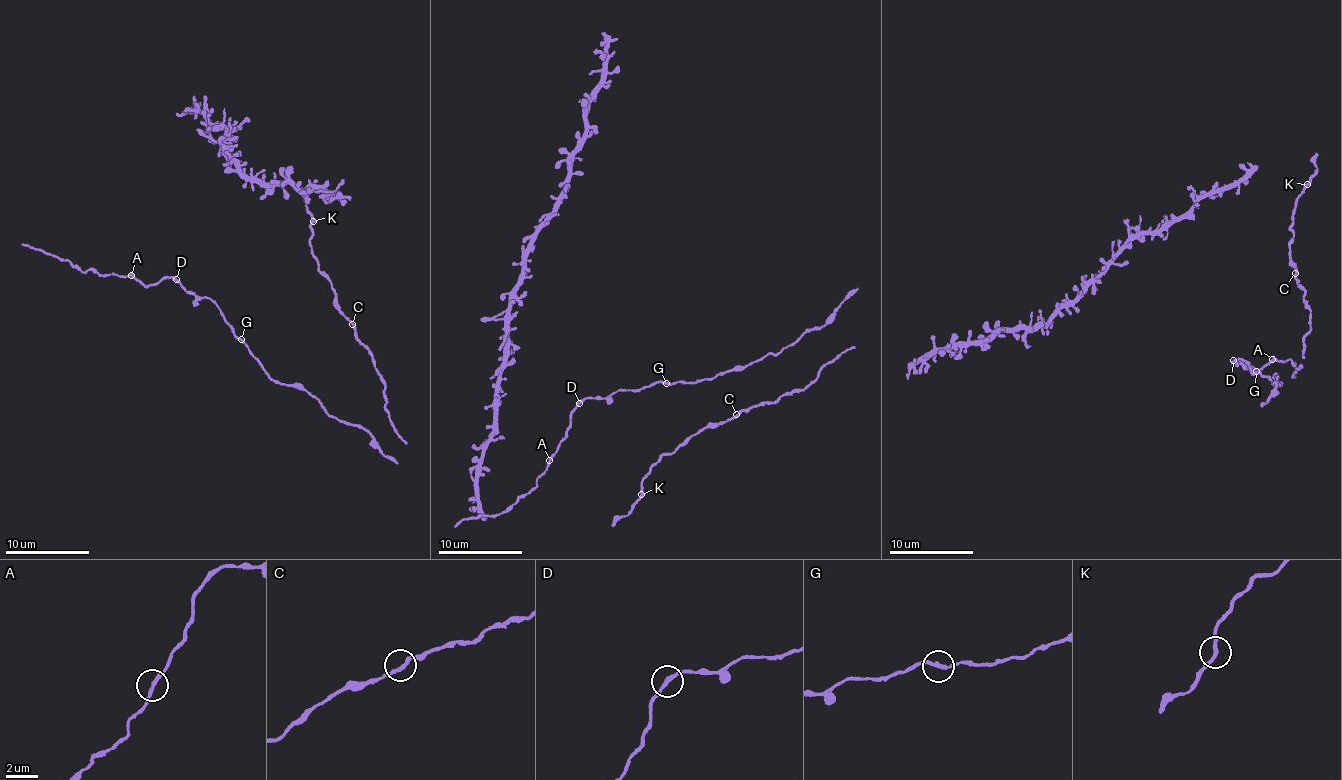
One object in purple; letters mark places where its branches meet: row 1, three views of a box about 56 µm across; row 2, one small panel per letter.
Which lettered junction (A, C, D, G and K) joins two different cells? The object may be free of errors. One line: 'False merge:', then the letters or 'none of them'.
False merge: none of them

